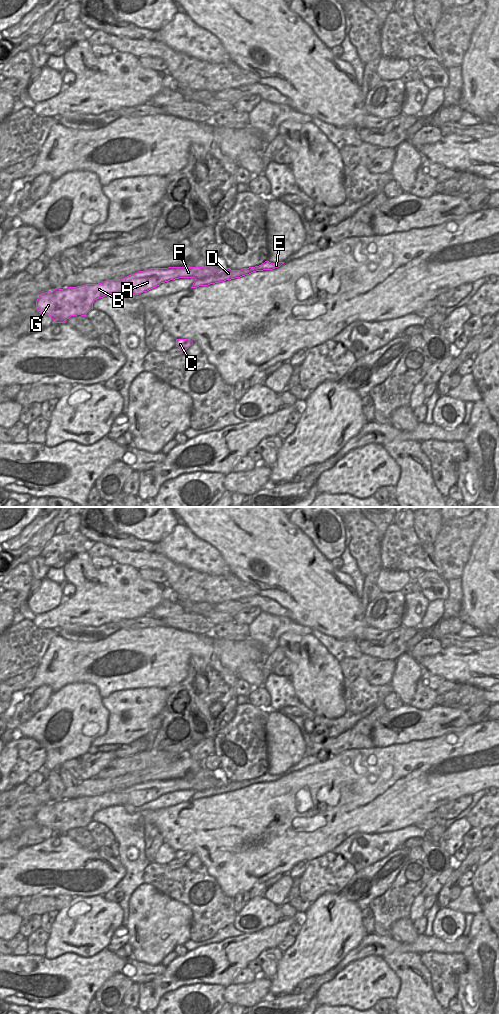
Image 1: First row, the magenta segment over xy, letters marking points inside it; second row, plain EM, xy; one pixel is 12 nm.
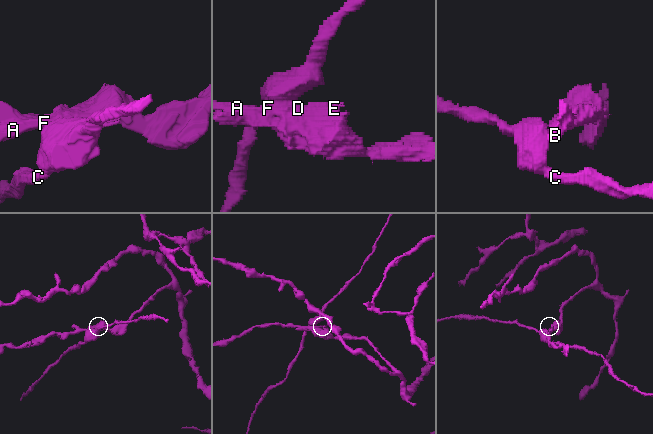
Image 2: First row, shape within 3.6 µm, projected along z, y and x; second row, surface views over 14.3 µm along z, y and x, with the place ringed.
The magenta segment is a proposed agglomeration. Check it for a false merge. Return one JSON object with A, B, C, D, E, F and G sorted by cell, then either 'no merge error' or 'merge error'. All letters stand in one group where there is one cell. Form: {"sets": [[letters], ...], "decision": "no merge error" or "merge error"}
{"sets": [["A", "B", "D", "E", "F", "G"], ["C"]], "decision": "merge error"}

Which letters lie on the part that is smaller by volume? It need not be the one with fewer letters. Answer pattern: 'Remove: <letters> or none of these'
Remove: C

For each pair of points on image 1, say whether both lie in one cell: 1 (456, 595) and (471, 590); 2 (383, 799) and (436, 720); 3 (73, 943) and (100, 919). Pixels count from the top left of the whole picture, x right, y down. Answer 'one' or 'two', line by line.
1: two
2: two
3: one

